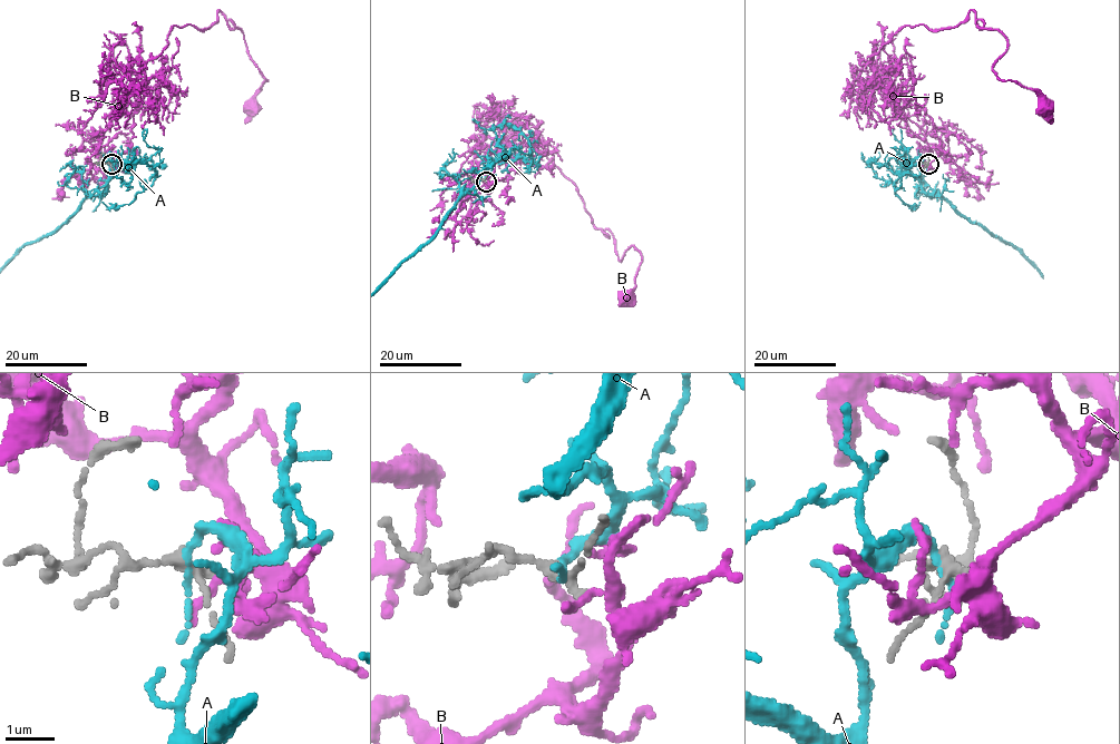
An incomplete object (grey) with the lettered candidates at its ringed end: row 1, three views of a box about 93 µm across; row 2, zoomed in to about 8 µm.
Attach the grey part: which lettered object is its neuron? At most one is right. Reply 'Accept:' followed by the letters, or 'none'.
Accept: none

